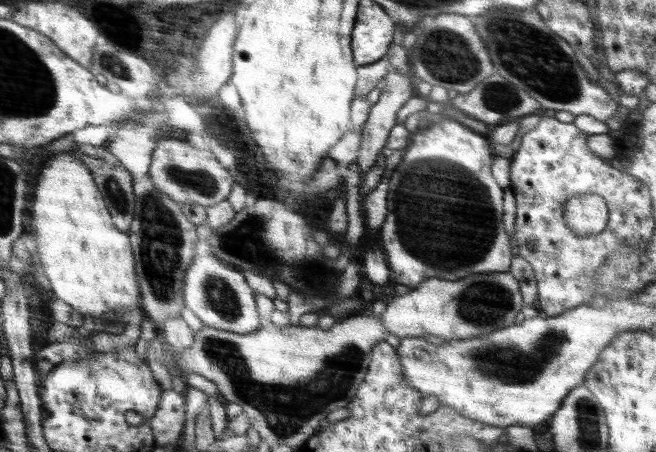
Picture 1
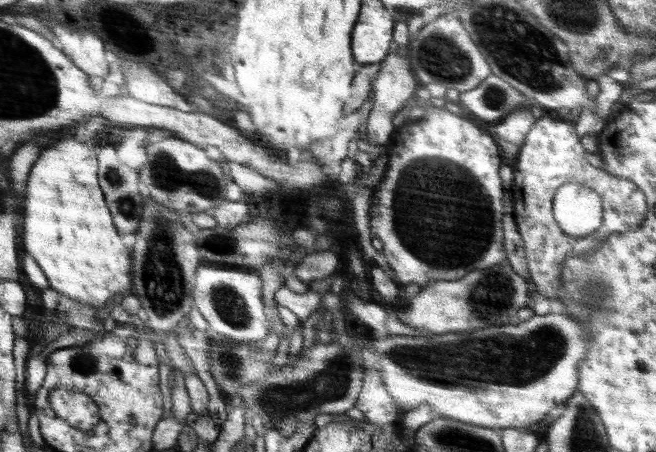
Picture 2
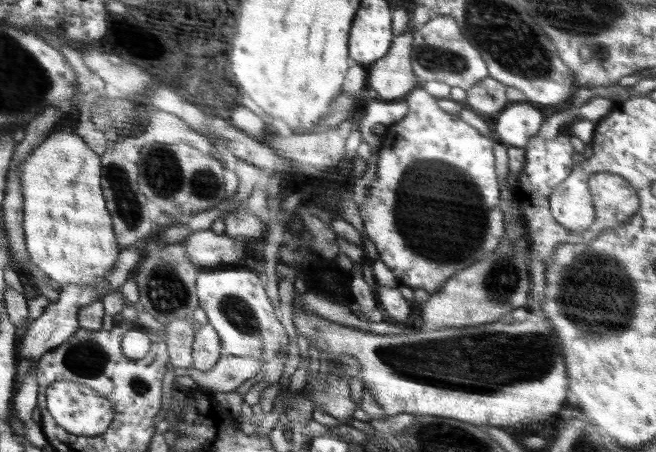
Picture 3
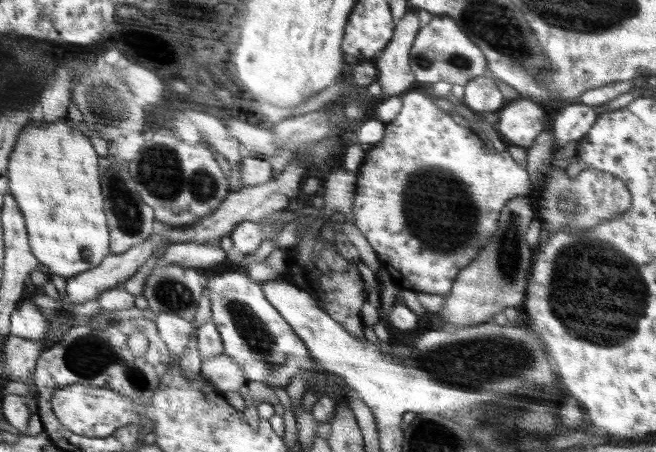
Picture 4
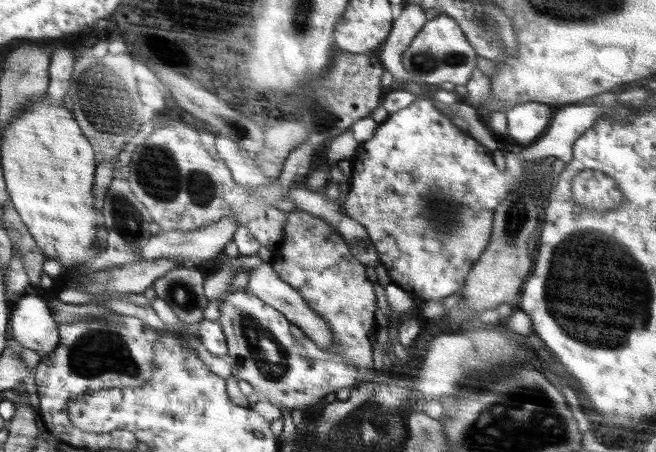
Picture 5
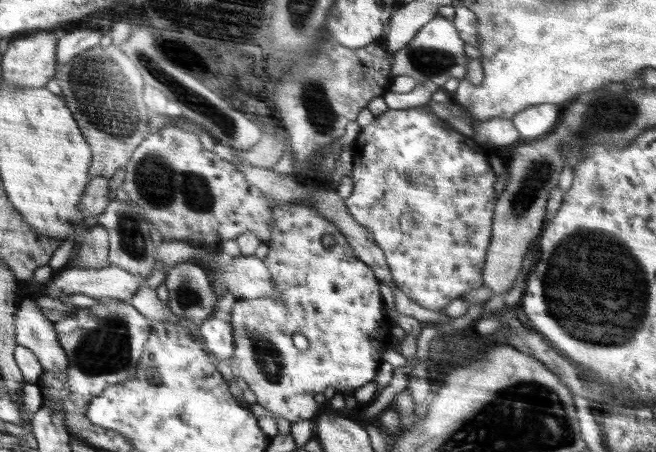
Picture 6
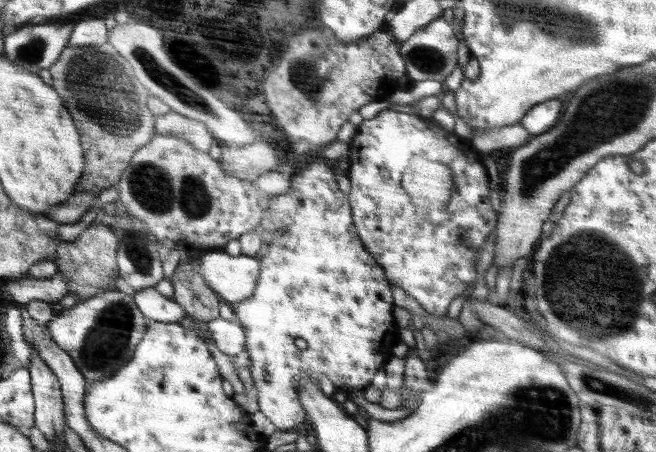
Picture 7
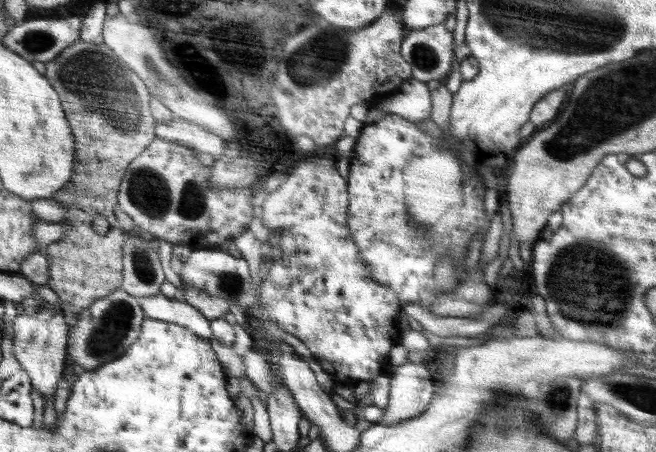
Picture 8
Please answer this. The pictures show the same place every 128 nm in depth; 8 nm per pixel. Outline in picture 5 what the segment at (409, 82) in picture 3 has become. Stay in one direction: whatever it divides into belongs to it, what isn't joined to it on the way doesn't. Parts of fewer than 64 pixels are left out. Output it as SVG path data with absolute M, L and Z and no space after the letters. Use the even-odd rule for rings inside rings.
M410 4L394 19L389 37L383 42L378 57L386 72L393 76L392 89L400 86L405 80L414 80L414 76L402 64L402 53L410 46L412 39L426 21L424 7Z

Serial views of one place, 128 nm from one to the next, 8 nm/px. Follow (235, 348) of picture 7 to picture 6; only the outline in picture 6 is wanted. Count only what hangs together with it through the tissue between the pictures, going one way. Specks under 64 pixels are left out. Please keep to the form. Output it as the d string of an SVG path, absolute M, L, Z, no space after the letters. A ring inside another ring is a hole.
M211 316L198 326L198 330L204 347L218 360L229 360L234 355L234 338L229 322Z

